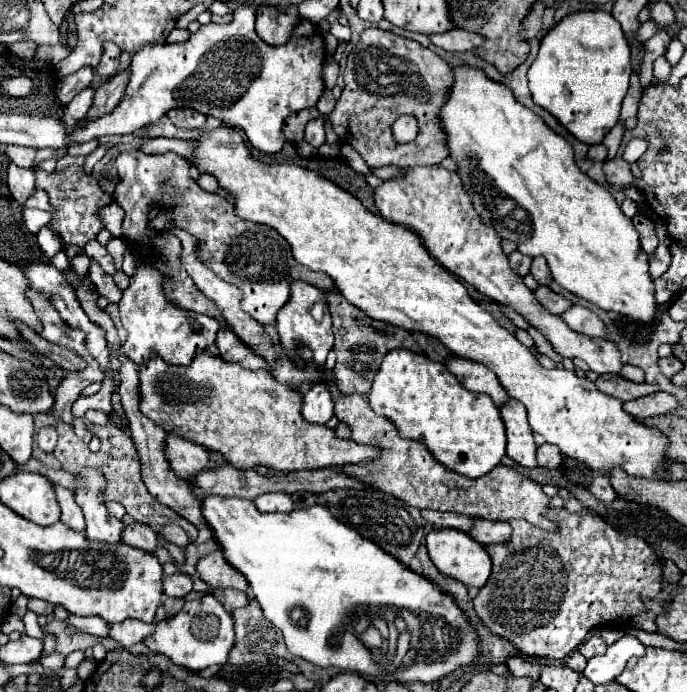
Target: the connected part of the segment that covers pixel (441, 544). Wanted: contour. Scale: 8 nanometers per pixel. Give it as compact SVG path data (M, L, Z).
M452 528L432 530L426 536L426 546L428 546L430 560L436 564L436 568L442 574L452 576L452 578L464 582L466 586L474 586L474 588L482 588L486 584L486 580L490 578L490 572L492 572L490 554L480 542L470 538L470 534L466 534L462 530L452 530Z

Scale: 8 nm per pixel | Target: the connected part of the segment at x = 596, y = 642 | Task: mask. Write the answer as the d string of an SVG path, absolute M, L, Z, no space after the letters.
M592 636L590 640L586 640L586 642L580 646L580 654L582 654L584 658L594 658L594 656L598 656L598 654L602 654L602 652L606 652L606 644L604 644L604 640L598 638L598 636Z

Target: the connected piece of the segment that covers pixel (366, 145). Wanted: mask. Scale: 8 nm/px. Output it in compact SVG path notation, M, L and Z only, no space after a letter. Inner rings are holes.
M366 28L360 34L358 44L348 54L348 62L344 70L344 84L346 86L342 88L342 96L328 118L334 126L334 132L340 136L340 142L350 144L354 150L358 150L370 168L382 168L382 166L392 166L392 164L402 166L402 168L434 166L434 164L440 164L448 156L446 136L438 124L438 108L442 106L446 98L448 86L452 84L452 68L440 56L436 56L430 48L422 46L416 40L408 40L380 28ZM402 114L414 116L420 128L416 140L408 144L394 142L392 130L390 130L392 122Z

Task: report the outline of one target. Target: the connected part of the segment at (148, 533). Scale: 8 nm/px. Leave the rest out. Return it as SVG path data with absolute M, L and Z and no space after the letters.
M134 524L134 526L126 526L126 534L122 538L124 544L146 550L146 552L154 552L158 548L158 540L154 536L154 530L146 524Z

